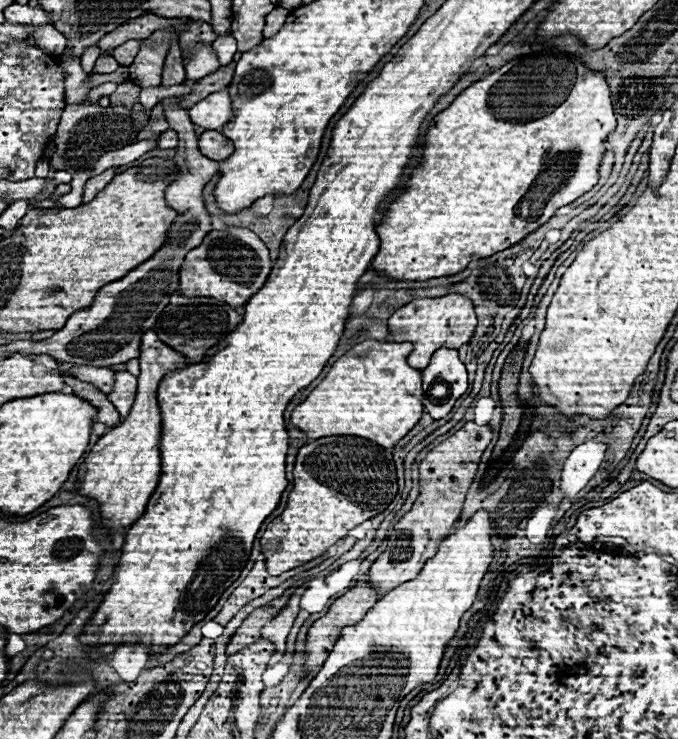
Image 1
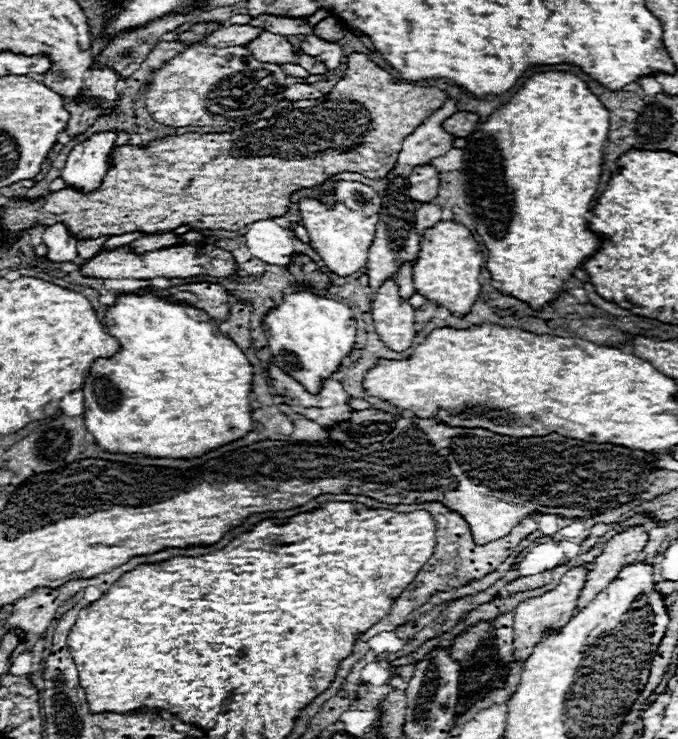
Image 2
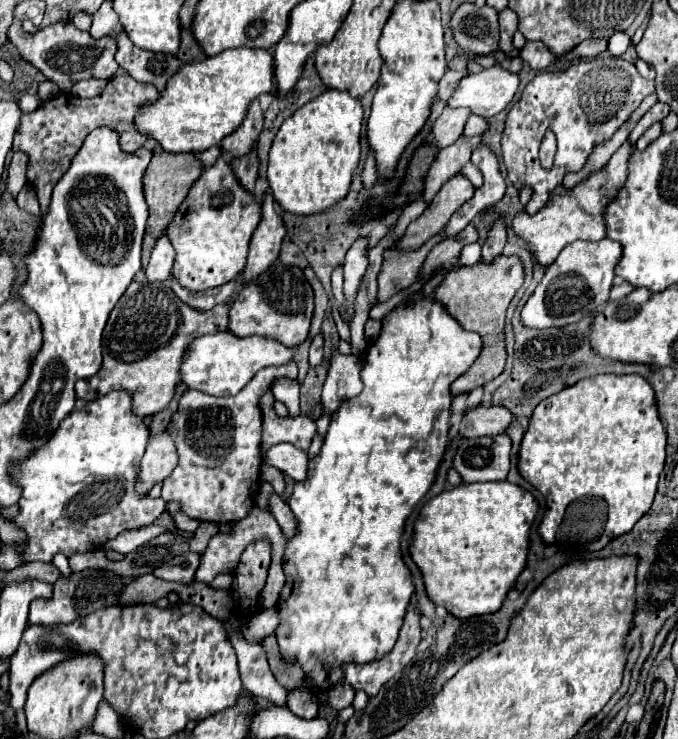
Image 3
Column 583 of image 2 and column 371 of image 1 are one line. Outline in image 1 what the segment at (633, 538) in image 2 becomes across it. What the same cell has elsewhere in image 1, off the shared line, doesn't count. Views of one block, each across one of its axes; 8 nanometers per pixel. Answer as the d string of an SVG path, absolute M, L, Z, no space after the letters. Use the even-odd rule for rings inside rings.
M360 580L354 588L350 588L344 596L340 596L338 600L334 600L334 604L330 606L330 610L326 612L326 616L318 618L314 622L314 626L308 630L308 638L306 638L306 650L304 650L304 670L302 670L302 678L314 678L314 674L318 672L318 668L324 664L324 660L328 658L328 654L332 652L336 640L342 634L342 628L346 626L354 626L358 624L364 614L374 606L374 602L378 600L376 590L368 588L366 580Z

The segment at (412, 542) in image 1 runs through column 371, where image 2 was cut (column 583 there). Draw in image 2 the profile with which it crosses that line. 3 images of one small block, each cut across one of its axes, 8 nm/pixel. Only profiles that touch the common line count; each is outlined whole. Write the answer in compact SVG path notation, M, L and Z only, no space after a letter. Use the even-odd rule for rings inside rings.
M582 566L568 570L554 590L538 596L538 598L530 598L516 608L516 612L514 612L514 660L518 664L524 664L528 660L534 646L542 640L544 630L558 632L564 628L564 624L568 624L568 620L572 618L574 608L578 604L578 596L584 586L586 572L588 572L588 568L582 568Z

